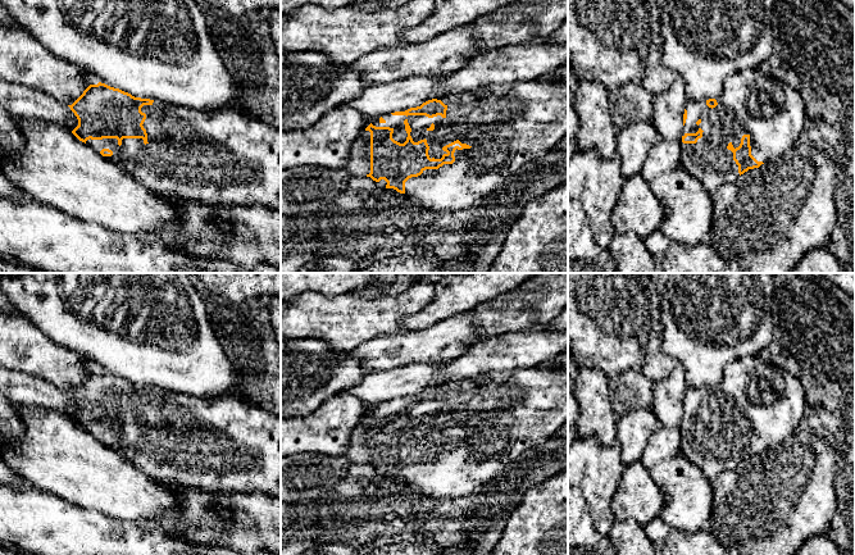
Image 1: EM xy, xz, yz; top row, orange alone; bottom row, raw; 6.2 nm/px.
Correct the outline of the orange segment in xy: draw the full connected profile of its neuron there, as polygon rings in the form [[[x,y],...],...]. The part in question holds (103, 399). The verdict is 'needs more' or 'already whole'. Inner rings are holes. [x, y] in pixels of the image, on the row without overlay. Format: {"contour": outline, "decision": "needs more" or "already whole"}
{"contour": [[[99,369],[68,392],[78,406],[72,420],[147,476],[206,492],[261,492],[281,497],[281,418],[240,395],[197,397],[135,385]]], "decision": "needs more"}

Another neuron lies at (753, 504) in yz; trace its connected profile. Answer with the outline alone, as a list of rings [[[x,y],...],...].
[[[799,426],[779,445],[774,445],[759,455],[749,456],[741,461],[735,470],[722,472],[711,481],[714,492],[714,508],[711,510],[708,527],[715,538],[726,547],[735,549],[740,555],[793,555],[799,547],[811,536],[827,533],[837,508],[837,499],[833,488],[834,481],[834,450],[832,445],[814,435],[809,429]]]

